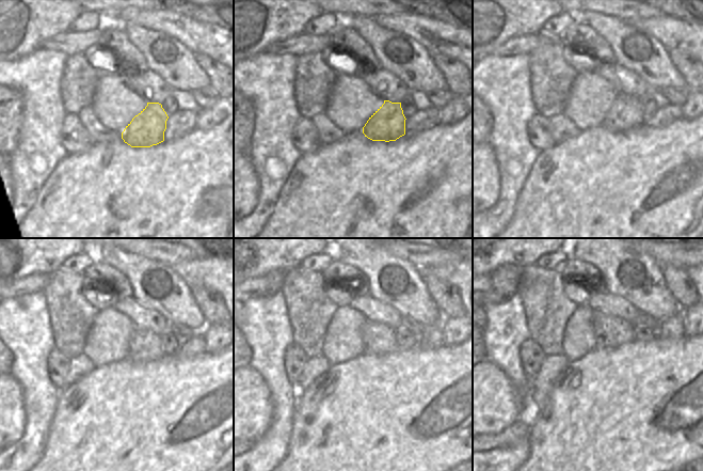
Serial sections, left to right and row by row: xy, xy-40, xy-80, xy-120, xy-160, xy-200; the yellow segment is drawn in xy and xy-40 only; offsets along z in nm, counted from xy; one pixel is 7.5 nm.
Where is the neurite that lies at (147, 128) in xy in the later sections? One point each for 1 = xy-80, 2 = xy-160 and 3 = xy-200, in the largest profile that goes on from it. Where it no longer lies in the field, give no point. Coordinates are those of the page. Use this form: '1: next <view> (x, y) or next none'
1: next xy-80 (626, 112)
2: next xy-160 (378, 339)
3: next xy-200 (610, 331)

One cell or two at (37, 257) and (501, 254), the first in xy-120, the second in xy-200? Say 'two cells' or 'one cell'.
one cell

